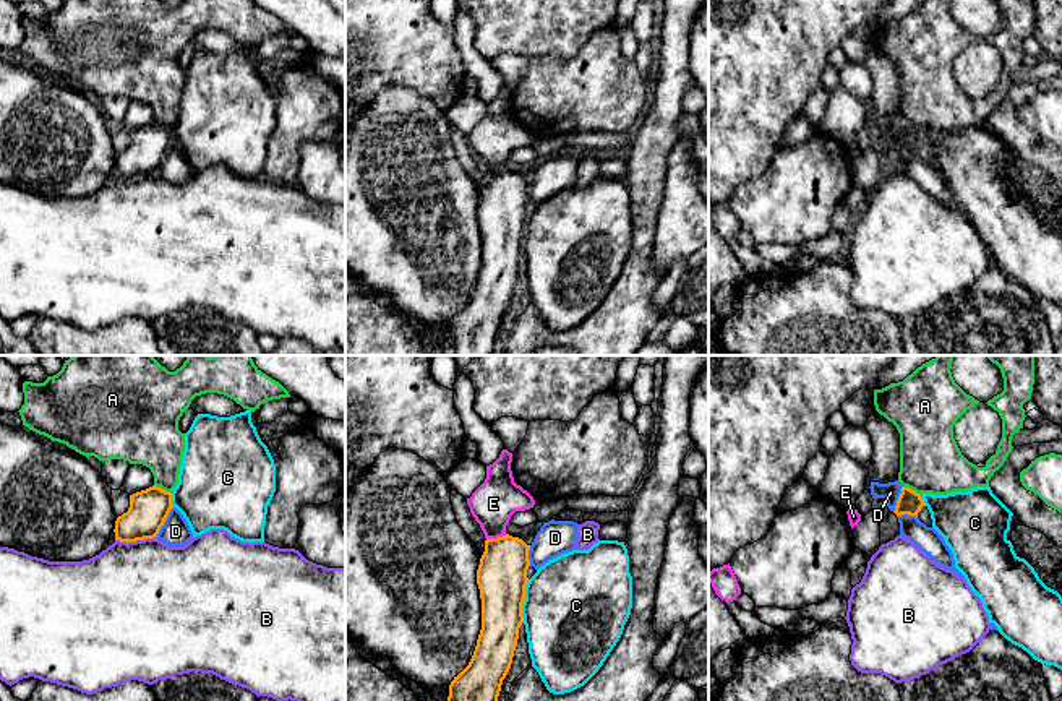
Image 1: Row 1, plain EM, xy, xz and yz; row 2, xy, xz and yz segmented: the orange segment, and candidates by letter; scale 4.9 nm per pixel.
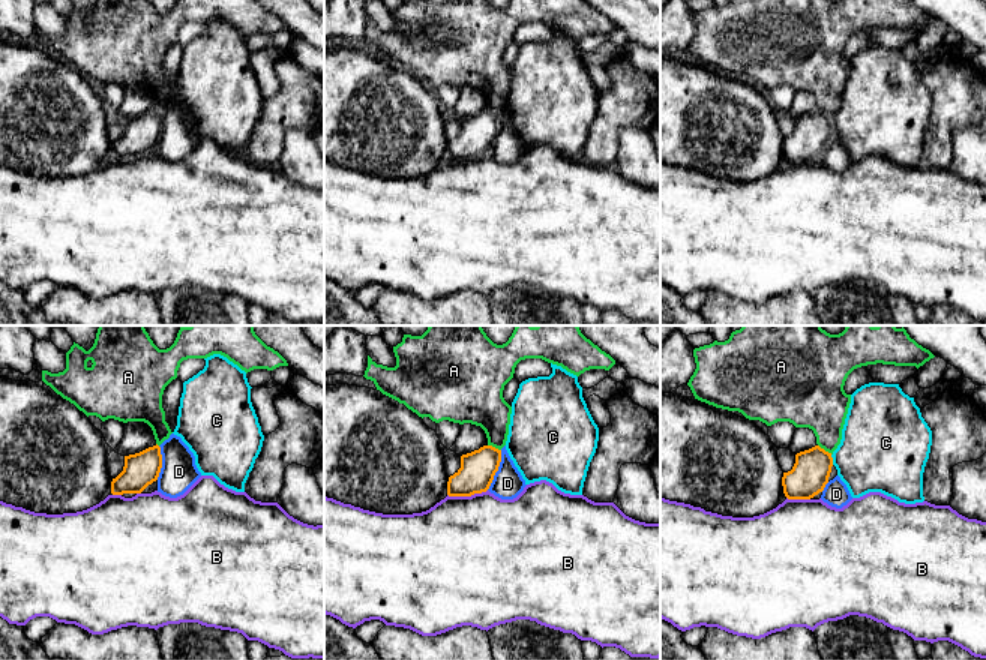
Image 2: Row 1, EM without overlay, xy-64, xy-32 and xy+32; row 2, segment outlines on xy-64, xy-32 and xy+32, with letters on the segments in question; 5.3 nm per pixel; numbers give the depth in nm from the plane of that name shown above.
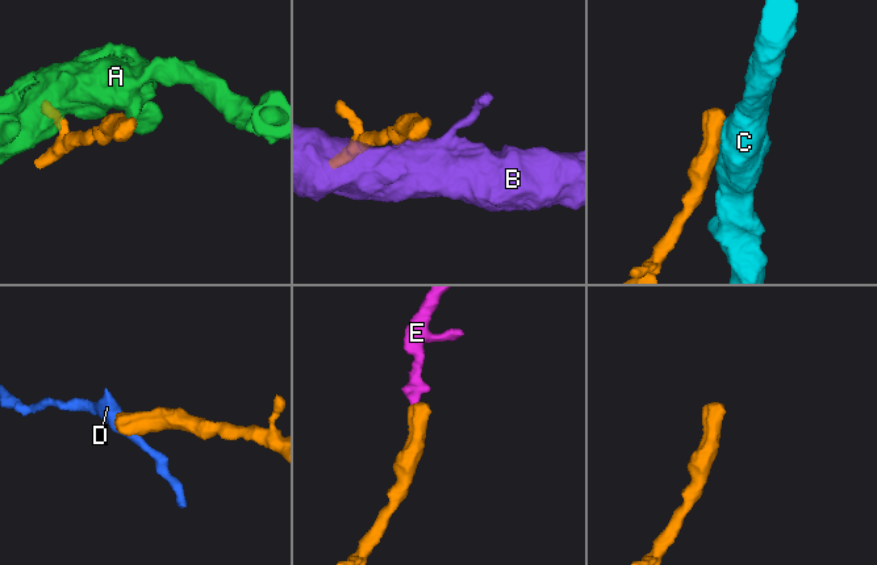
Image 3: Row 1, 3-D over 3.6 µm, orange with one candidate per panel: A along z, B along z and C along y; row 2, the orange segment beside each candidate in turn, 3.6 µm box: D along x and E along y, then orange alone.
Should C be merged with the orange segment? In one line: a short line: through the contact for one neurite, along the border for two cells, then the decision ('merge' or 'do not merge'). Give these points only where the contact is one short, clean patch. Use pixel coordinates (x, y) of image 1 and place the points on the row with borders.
line xz (529, 580), (524, 589), (522, 622); do not merge

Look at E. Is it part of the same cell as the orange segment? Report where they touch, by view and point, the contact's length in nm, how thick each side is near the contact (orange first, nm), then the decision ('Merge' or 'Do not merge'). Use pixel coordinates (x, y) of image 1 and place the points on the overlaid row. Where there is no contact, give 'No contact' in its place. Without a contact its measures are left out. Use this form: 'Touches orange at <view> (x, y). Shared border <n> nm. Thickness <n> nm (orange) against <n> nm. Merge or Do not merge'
Touches orange at xz (496, 539). Shared border 110 nm. Thickness 260 nm (orange) against 220 nm. Merge

